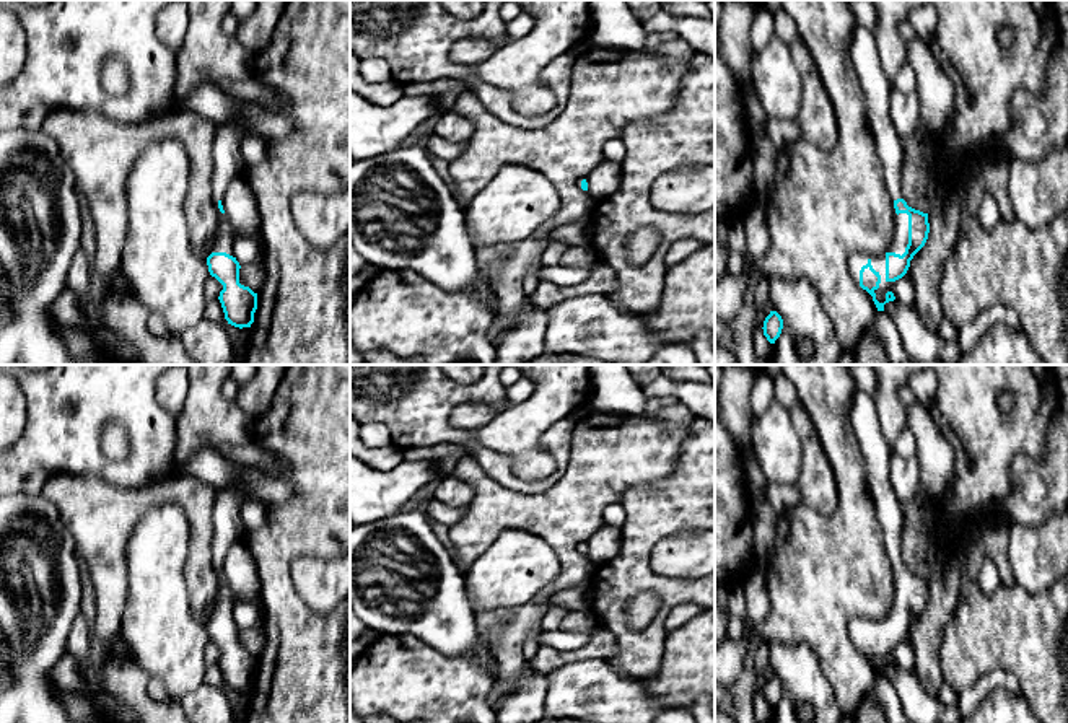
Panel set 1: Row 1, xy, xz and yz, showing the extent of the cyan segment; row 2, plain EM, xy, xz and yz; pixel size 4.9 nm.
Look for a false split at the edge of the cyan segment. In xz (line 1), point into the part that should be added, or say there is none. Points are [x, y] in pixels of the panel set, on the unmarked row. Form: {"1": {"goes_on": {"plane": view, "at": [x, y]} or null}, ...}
{"1": {"goes_on": null}}

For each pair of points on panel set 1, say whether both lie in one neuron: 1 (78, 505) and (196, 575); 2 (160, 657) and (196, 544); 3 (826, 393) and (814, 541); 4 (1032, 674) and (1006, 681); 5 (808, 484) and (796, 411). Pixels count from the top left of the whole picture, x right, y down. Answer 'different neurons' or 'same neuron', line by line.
1: same neuron
2: different neurons
3: same neuron
4: different neurons
5: same neuron

